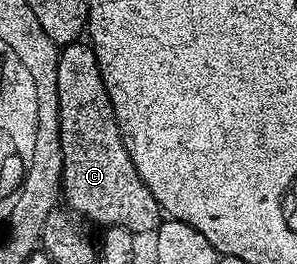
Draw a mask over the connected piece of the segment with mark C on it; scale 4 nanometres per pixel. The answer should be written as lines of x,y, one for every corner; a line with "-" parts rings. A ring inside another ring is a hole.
77,42
65,44
60,48
58,106
60,107
60,137
62,138
62,166
64,167
63,203
76,216
85,221
93,220
94,223
104,228
125,228
133,234
155,233
162,223
160,207
154,194
146,190
146,182
142,182
138,170
134,170
134,162
130,162
130,154
126,154
126,146
120,137
116,115
112,109
106,86
102,82
98,58
94,54
91,43

